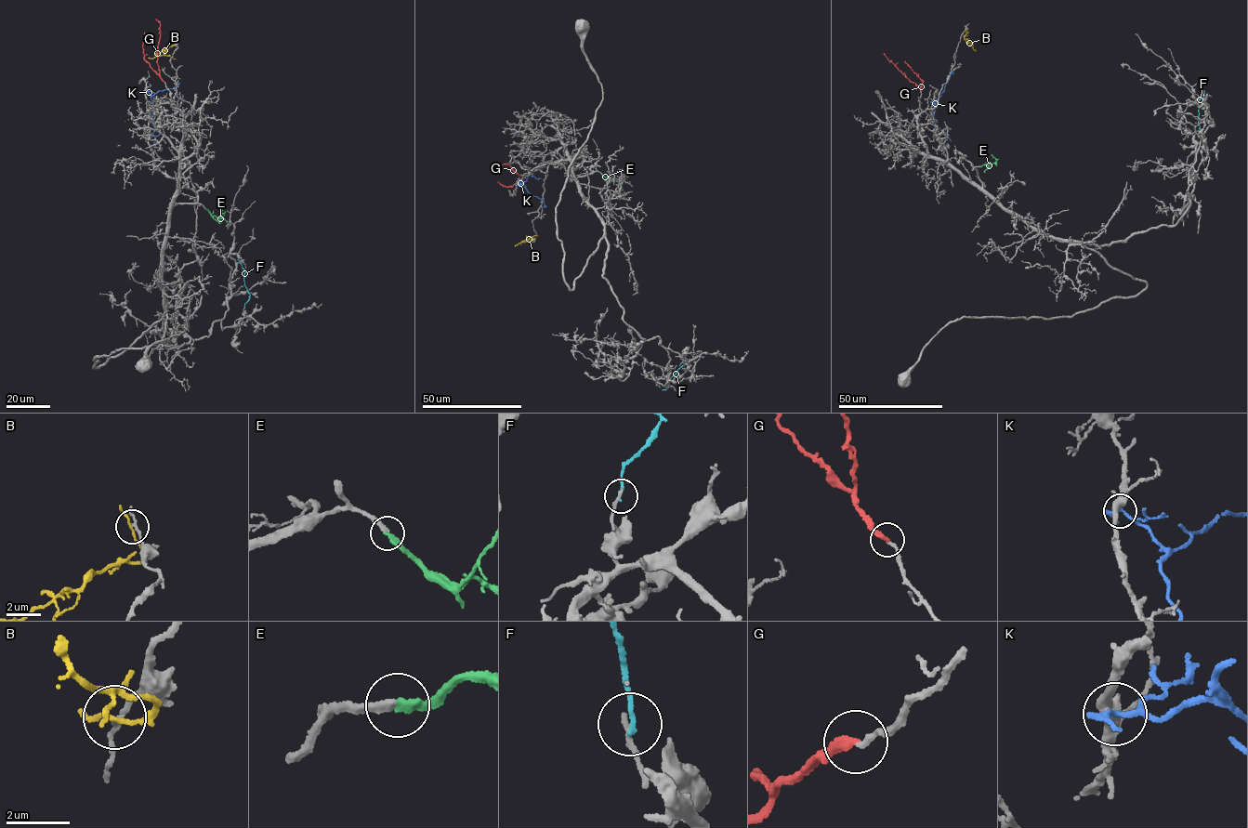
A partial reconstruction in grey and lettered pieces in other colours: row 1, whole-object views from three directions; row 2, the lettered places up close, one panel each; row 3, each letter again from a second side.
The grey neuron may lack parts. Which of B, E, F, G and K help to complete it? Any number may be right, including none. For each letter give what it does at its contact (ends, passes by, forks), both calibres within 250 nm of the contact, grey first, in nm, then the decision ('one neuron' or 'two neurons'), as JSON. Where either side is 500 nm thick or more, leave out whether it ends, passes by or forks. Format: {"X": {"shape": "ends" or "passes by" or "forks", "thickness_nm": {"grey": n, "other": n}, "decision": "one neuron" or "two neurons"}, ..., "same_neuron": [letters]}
{"B": {"shape": "passes by", "thickness_nm": {"grey": 130, "other": 120}, "decision": "two neurons"}, "E": {"shape": "ends", "thickness_nm": {"grey": 260, "other": 320}, "decision": "one neuron"}, "F": {"shape": "ends", "thickness_nm": {"grey": 190, "other": 170}, "decision": "two neurons"}, "G": {"shape": "ends", "thickness_nm": {"grey": 180, "other": 300}, "decision": "two neurons"}, "K": {"shape": "passes by", "thickness_nm": {"grey": 440, "other": 180}, "decision": "two neurons"}, "same_neuron": ["E"]}

